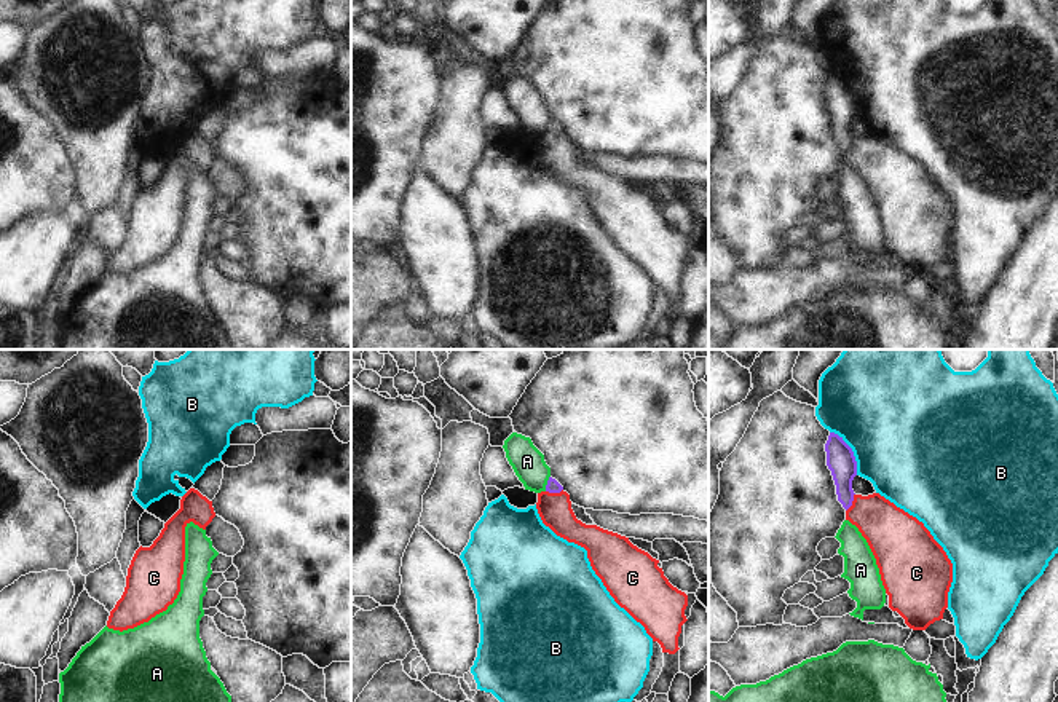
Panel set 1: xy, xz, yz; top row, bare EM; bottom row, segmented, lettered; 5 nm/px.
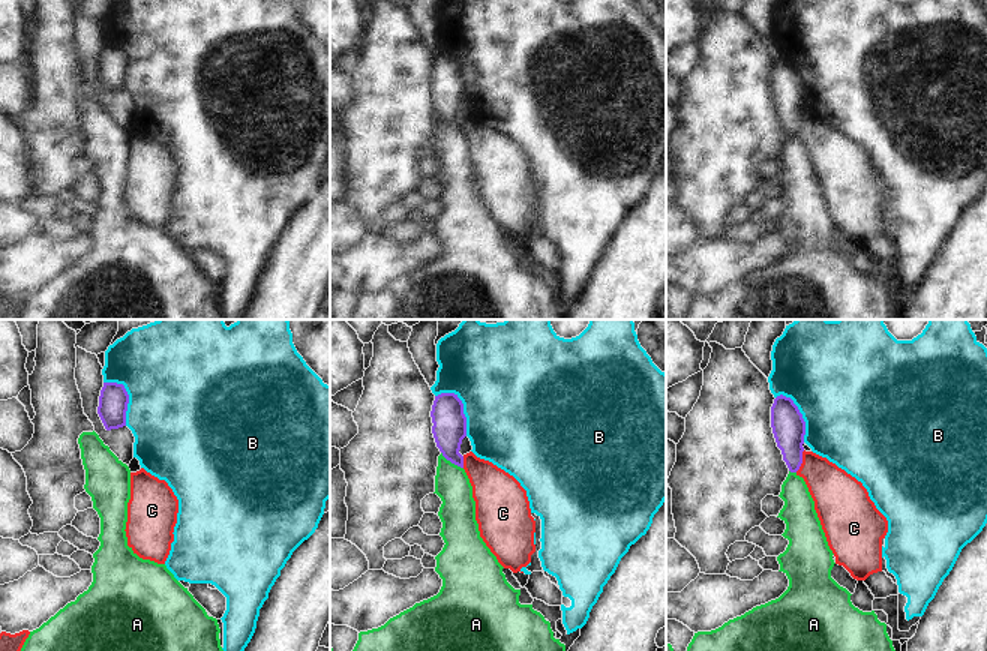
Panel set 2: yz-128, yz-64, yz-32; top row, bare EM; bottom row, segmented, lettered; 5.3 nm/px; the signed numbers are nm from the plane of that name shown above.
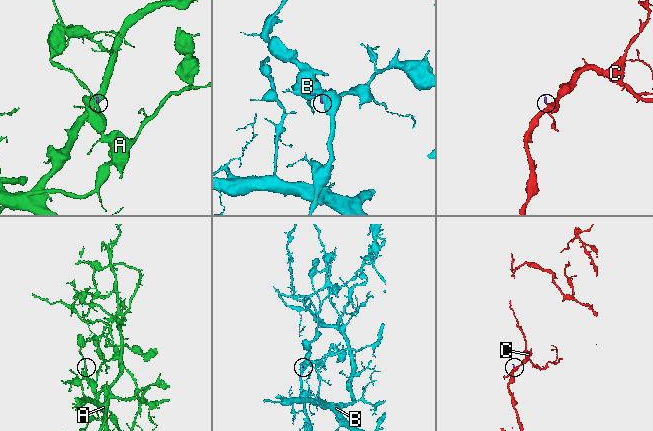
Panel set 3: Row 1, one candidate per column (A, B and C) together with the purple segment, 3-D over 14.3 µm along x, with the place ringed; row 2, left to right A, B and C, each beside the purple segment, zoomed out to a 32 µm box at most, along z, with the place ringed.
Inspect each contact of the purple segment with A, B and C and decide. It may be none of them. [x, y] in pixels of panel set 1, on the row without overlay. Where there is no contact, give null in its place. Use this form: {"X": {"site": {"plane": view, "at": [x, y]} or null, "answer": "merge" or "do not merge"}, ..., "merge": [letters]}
{"A": {"site": {"plane": "xz", "at": [548, 126]}, "answer": "do not merge"}, "B": {"site": {"plane": "yz", "at": [852, 94]}, "answer": "do not merge"}, "C": {"site": {"plane": "xz", "at": [554, 134]}, "answer": "merge"}, "merge": ["C"]}

